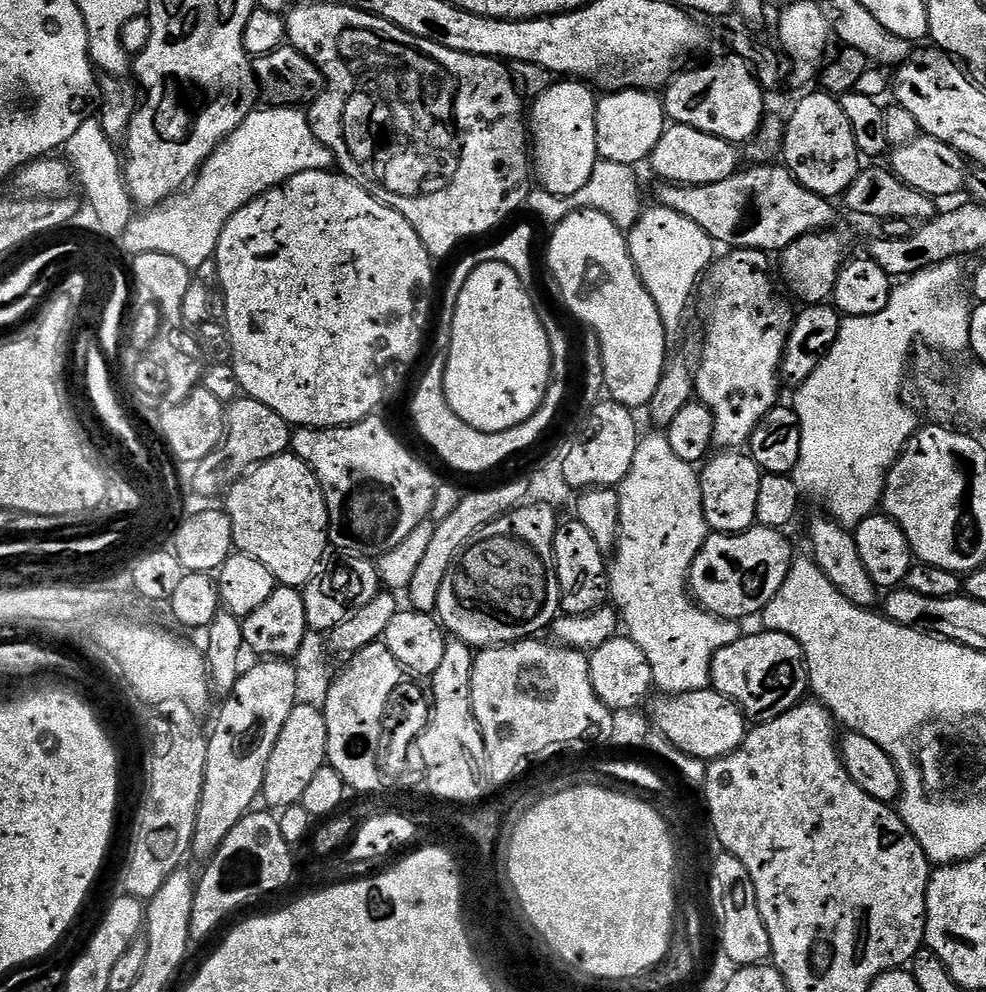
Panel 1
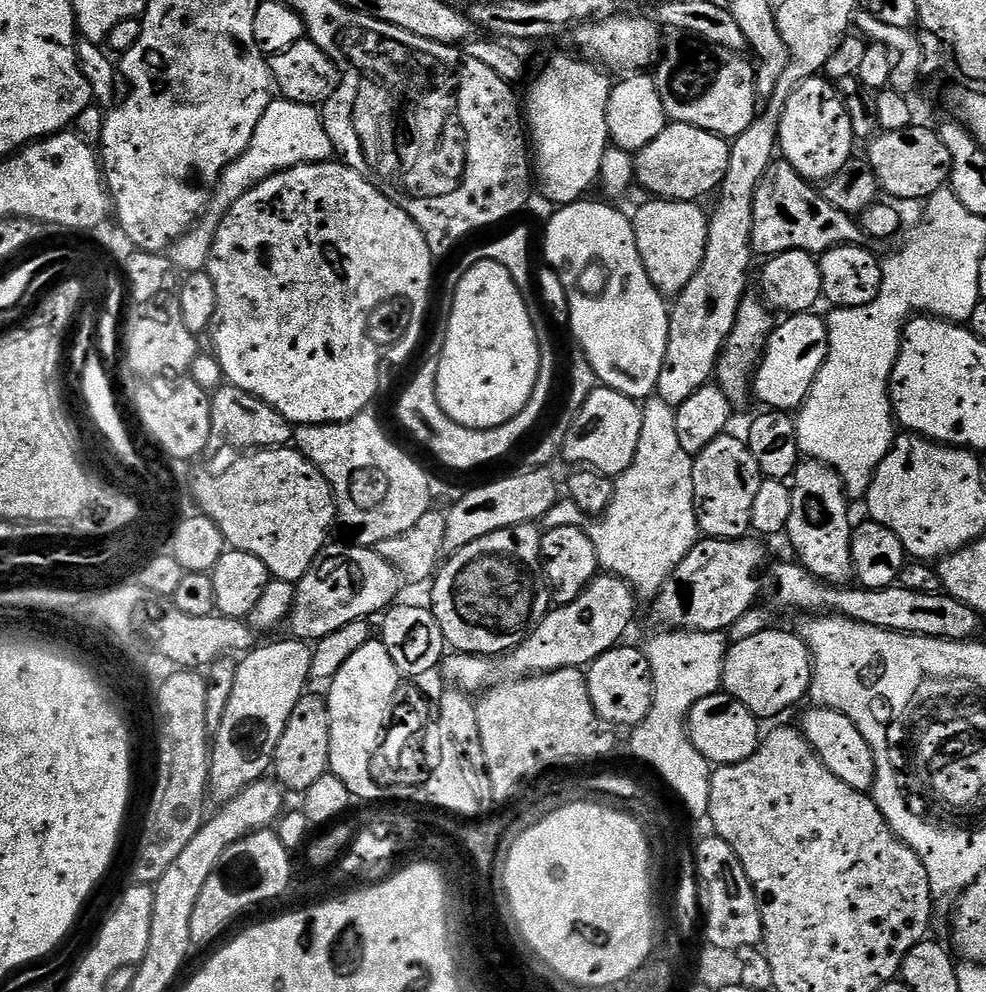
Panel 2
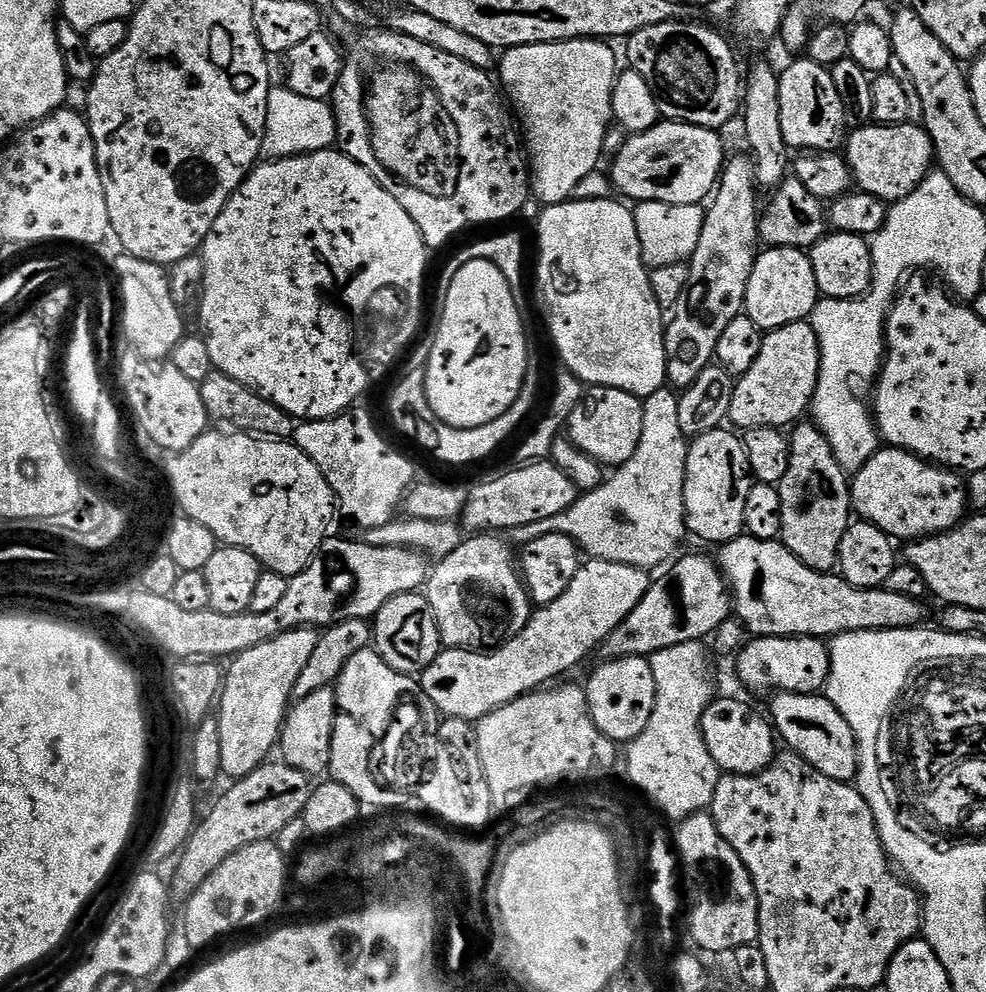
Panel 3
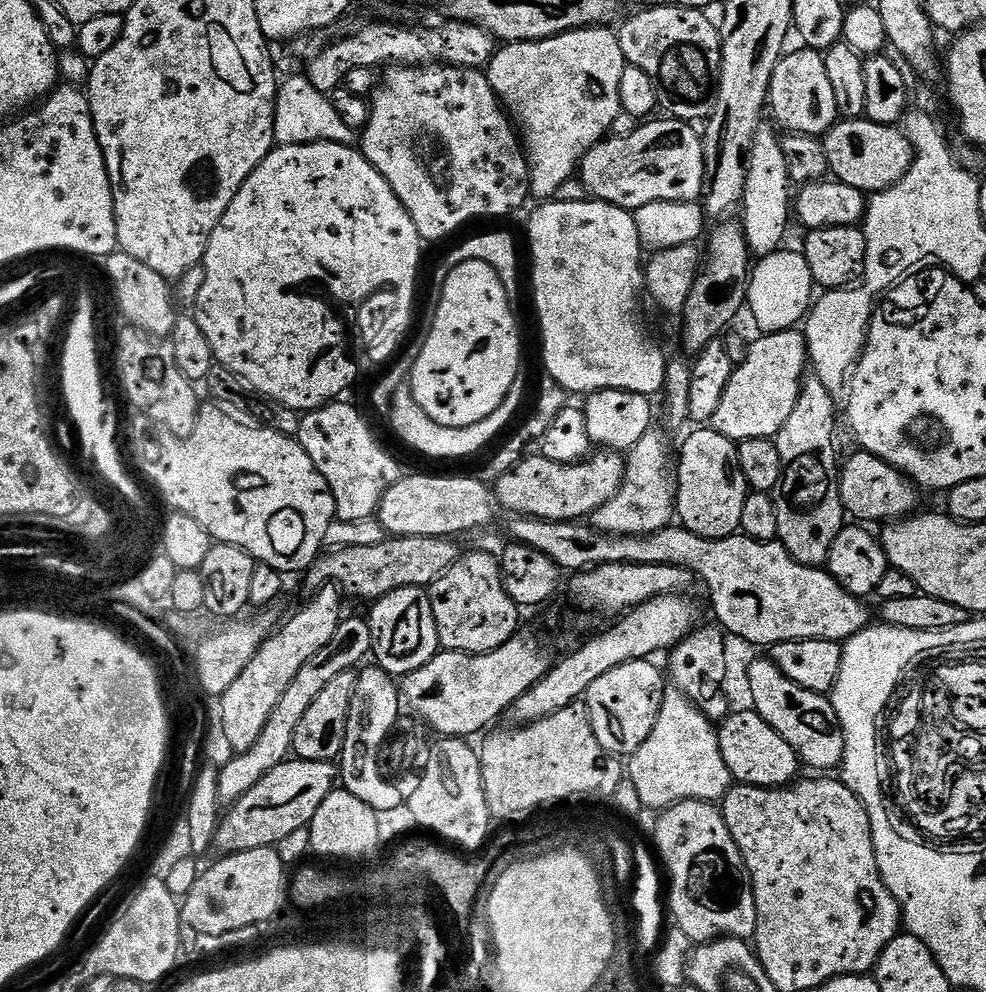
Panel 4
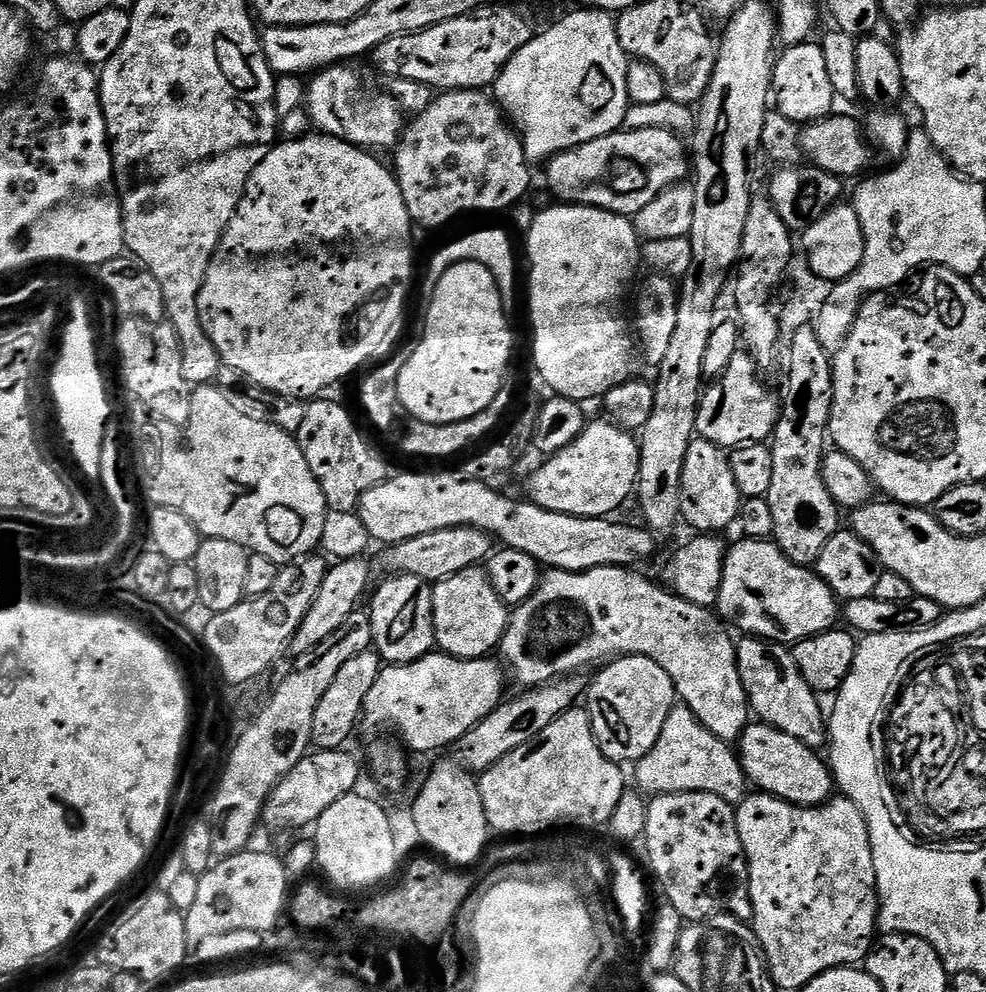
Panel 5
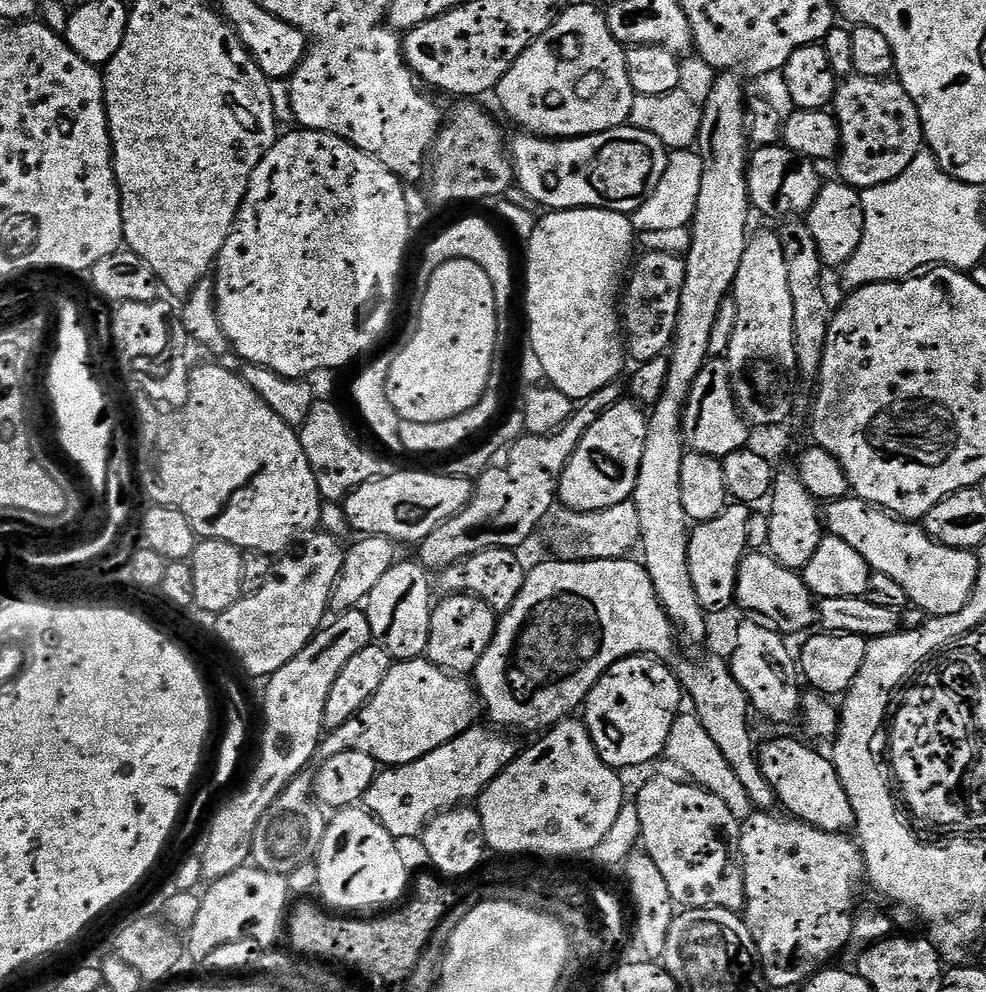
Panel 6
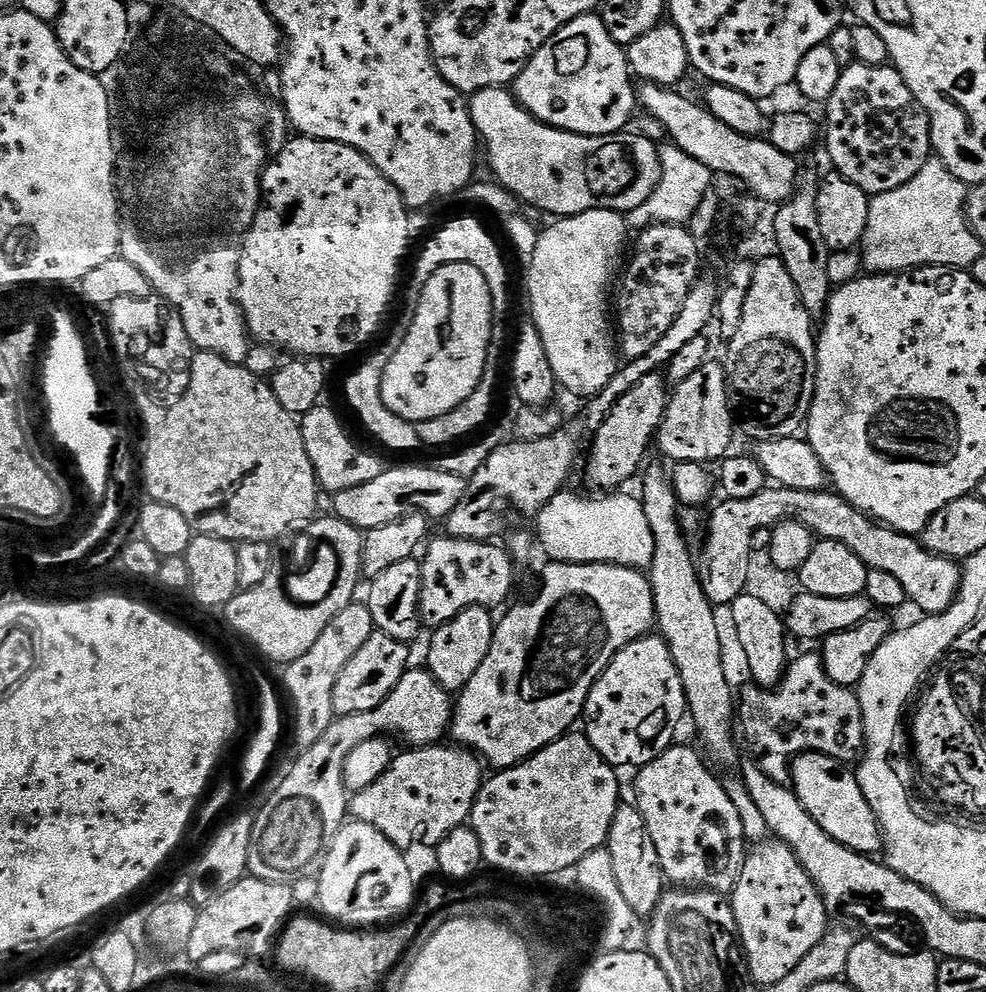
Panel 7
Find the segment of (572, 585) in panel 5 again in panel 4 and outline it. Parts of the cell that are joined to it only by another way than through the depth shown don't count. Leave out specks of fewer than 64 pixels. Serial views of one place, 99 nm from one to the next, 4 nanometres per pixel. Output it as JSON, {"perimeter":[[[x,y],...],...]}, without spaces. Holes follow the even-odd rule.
{"perimeter":[[[701,626],[670,652],[671,683],[679,692],[686,694],[686,698],[693,700],[702,710],[702,714],[706,714],[706,718],[713,722],[723,722],[730,715],[728,696],[724,693],[724,683],[730,676],[730,669],[726,666],[724,635],[719,627]]]}

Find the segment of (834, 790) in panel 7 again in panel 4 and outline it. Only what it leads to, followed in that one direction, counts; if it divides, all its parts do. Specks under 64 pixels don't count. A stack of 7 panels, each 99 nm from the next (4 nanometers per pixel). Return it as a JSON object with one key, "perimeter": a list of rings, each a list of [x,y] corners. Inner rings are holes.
{"perimeter":[[[755,710],[748,712],[733,711],[718,728],[722,758],[726,758],[726,766],[730,766],[730,774],[736,784],[753,784],[759,788],[782,788],[797,779],[796,771],[802,768],[800,757]]]}

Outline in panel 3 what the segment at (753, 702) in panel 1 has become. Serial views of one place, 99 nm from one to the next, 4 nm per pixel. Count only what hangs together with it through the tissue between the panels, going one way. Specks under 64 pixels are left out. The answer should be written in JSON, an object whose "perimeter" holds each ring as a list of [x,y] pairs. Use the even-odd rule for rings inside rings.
{"perimeter":[[[761,636],[759,638],[752,638],[739,649],[734,672],[735,675],[740,675],[741,682],[744,683],[752,692],[768,692],[767,694],[793,692],[794,694],[802,694],[803,696],[814,696],[825,691],[825,684],[827,682],[828,675],[831,672],[830,654],[828,653],[828,649],[829,645],[825,643],[823,639],[815,636]]]}

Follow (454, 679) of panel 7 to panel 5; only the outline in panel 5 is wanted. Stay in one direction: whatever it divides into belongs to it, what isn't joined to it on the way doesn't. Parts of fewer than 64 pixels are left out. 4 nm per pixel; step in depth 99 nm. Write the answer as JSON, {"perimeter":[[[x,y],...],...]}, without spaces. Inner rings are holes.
{"perimeter":[[[483,567],[467,568],[432,584],[432,621],[436,648],[445,656],[478,660],[499,649],[508,629],[510,608],[498,598]]]}

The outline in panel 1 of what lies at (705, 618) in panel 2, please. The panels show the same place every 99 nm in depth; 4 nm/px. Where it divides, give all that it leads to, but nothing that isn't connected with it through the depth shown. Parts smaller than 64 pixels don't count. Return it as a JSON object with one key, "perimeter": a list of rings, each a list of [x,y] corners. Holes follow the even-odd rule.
{"perimeter":[[[759,526],[747,528],[745,532],[717,532],[709,535],[698,550],[692,569],[688,571],[688,590],[692,599],[708,612],[721,616],[723,620],[744,622],[747,616],[752,616],[755,612],[756,615],[763,613],[770,598],[778,594],[782,582],[786,582],[788,572],[792,569],[792,544],[784,535],[781,529]]]}

